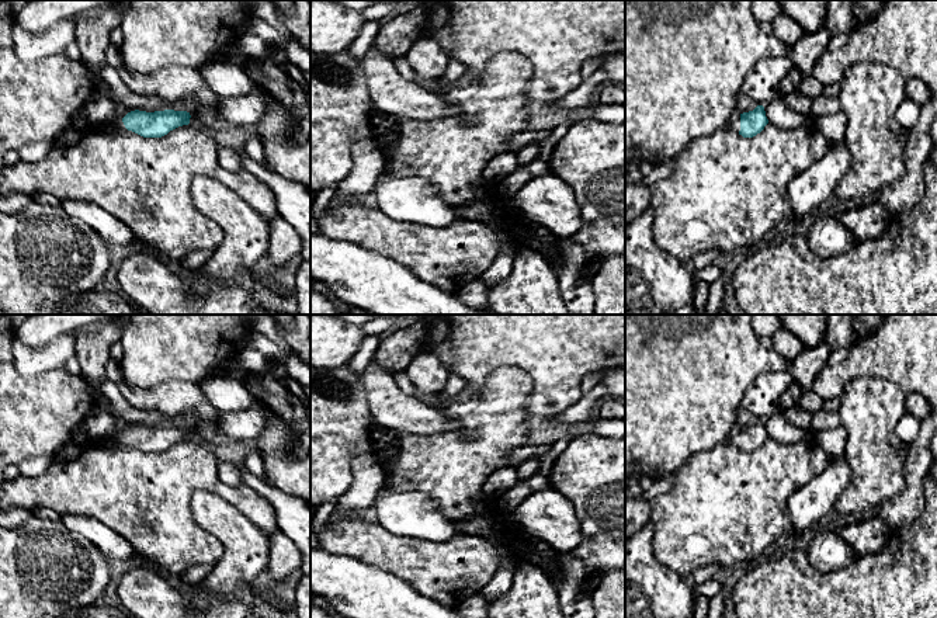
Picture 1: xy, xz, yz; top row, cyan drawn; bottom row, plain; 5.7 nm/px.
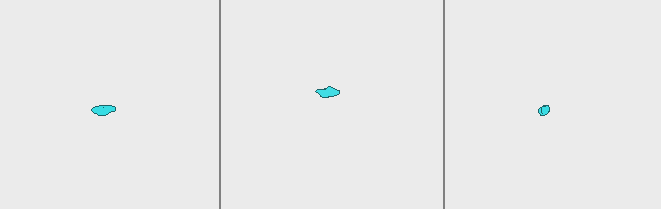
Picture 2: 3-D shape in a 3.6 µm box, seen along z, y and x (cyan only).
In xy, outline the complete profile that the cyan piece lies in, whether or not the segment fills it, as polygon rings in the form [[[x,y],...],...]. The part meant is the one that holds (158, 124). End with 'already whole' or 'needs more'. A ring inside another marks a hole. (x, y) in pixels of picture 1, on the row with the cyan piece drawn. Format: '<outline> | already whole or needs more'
[[[187,96],[183,101],[183,110],[164,110],[164,111],[131,111],[124,118],[118,118],[111,125],[93,126],[100,132],[105,132],[108,129],[114,132],[125,132],[132,131],[143,138],[162,138],[167,135],[170,131],[188,125],[190,124],[190,112],[197,107],[201,107],[201,101],[195,96]]] | needs more

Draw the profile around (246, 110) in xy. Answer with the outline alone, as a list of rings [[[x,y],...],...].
[[[253,80],[251,90],[244,96],[221,97],[215,114],[232,124],[254,128],[266,112],[266,105],[275,98]]]

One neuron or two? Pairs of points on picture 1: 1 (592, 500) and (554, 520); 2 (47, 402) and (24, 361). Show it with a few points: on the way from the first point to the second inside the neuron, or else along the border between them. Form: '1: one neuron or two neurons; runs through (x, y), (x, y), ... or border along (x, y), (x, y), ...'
1: two neurons; border along (551, 486), (572, 504), (582, 541)
2: two neurons; border along (62, 367), (28, 377), (23, 377), (14, 368)

